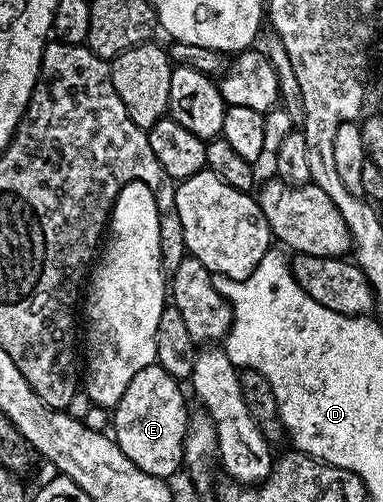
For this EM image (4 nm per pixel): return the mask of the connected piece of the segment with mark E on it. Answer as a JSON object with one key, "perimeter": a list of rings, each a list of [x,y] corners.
{"perimeter":[[[155,362],[144,366],[132,382],[128,382],[128,390],[124,390],[124,398],[112,409],[112,438],[144,470],[153,476],[170,478],[174,471],[183,467],[182,451],[186,437],[186,417],[188,403],[182,397],[179,381],[175,380]]]}

